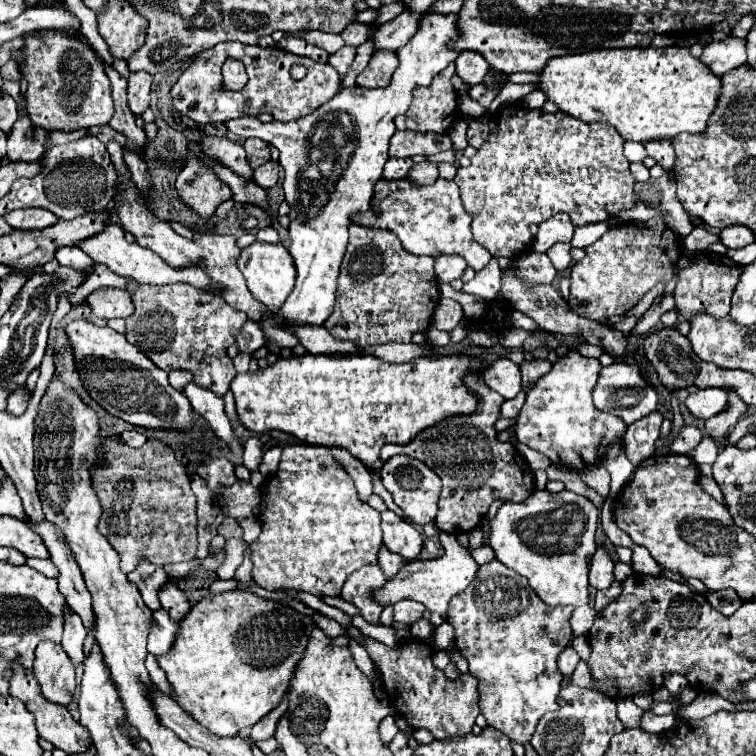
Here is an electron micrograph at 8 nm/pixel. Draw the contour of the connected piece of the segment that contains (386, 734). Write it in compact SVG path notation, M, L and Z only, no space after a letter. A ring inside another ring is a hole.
M394 715L384 717L384 719L380 721L380 739L382 739L382 743L384 743L384 745L388 745L388 743L394 739L394 735L396 735L396 733L398 733L396 717L394 717Z

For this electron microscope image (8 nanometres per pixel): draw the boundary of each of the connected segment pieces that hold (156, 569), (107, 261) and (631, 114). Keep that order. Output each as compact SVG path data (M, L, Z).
M142 561L134 571L128 573L128 579L138 587L138 591L142 593L144 603L152 611L160 609L160 597L158 597L160 587L164 587L164 583L168 583L168 575L166 575L162 565Z
M114 221L108 223L108 227L86 239L84 243L80 243L80 249L86 251L96 263L104 263L108 269L112 269L116 275L122 277L132 277L138 283L154 283L154 285L166 285L166 283L190 283L198 289L208 289L212 285L212 281L208 279L208 275L196 267L188 267L188 269L172 269L166 261L162 261L158 255L154 255L152 251L136 245L136 243L128 243L124 237L124 231L120 225L116 225Z
M688 47L598 49L550 59L538 87L560 111L586 123L608 123L626 141L674 139L678 133L704 133L716 109L722 79L692 57Z

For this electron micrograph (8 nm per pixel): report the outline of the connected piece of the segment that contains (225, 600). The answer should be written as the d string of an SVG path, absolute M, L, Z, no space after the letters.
M228 591L206 597L188 611L180 623L174 649L170 655L158 657L158 663L166 671L178 705L186 713L190 713L210 733L218 737L234 737L240 731L250 729L282 701L296 671L296 663L304 655L312 627L316 627L314 615L298 613L290 605L264 599L250 591Z

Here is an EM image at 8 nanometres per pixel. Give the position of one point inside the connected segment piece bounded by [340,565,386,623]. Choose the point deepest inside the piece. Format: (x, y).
(358, 588)

